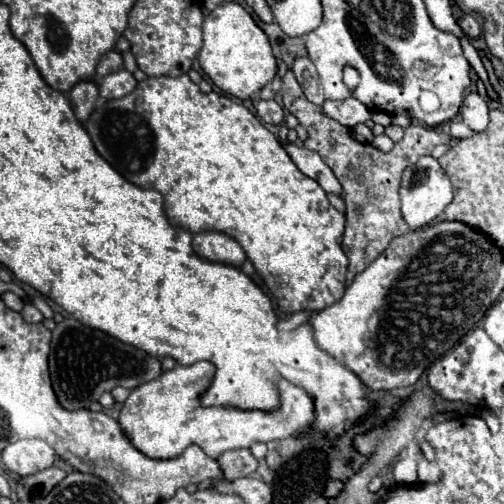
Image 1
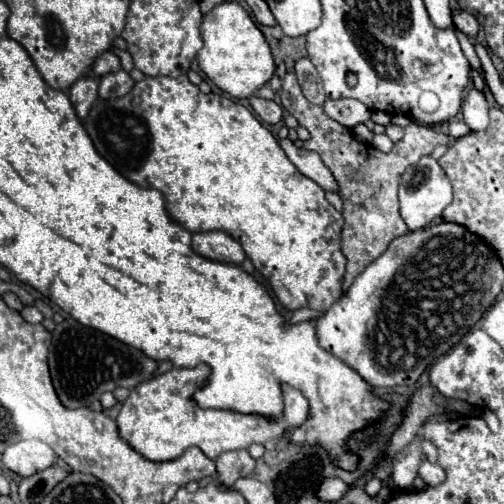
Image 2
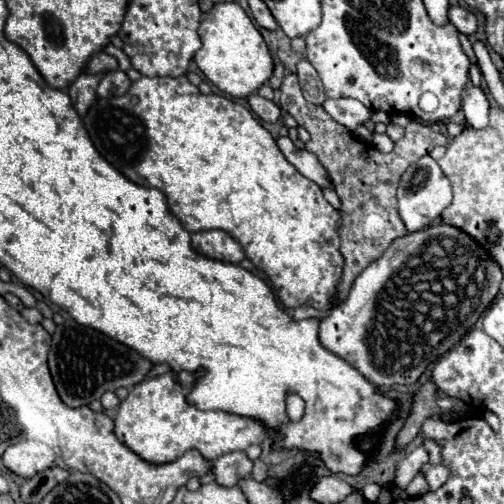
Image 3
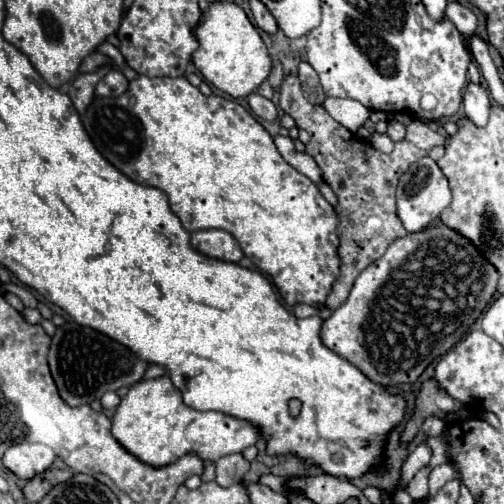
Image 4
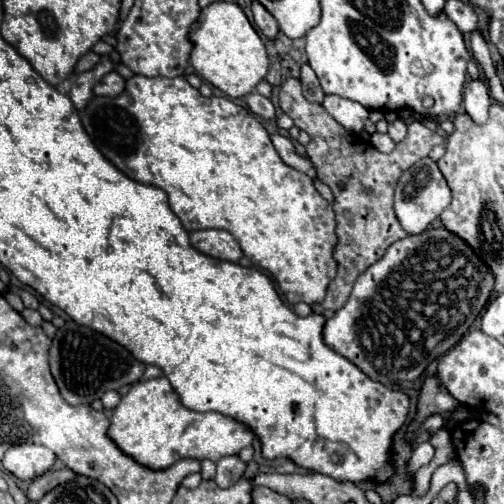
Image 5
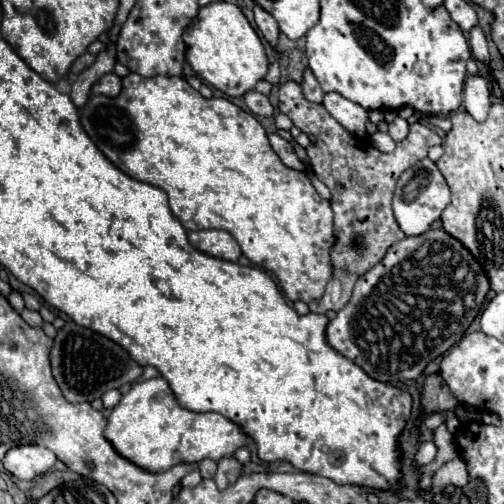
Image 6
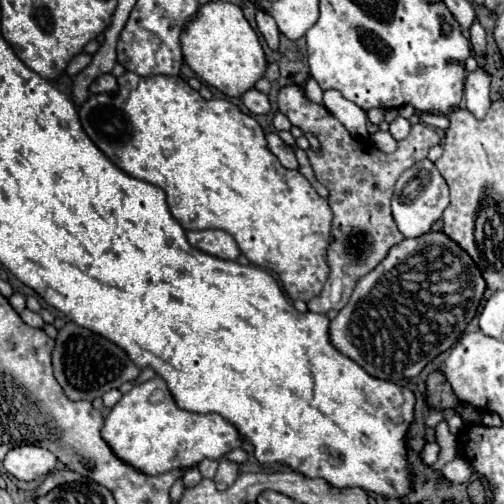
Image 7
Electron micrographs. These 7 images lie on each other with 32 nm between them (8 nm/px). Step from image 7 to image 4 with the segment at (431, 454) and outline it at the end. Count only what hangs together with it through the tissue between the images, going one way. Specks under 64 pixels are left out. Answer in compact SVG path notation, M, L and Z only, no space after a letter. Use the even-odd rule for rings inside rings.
M426 444L416 446L416 450L408 454L408 458L404 460L404 464L402 464L402 468L400 468L400 484L406 486L406 484L412 480L412 476L414 476L422 466L428 464L428 460L430 460L430 448L428 448Z

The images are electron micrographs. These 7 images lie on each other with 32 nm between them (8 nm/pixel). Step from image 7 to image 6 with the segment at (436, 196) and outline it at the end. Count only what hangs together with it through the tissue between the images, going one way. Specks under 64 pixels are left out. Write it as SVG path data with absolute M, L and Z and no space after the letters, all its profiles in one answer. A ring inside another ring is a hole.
M424 158L424 160L418 160L412 168L408 168L400 176L400 180L396 184L392 208L394 208L394 216L400 224L400 228L404 230L404 234L418 236L418 234L424 234L430 228L430 224L440 218L442 210L448 204L450 204L450 190L448 190L444 176L440 174L440 170L436 168L436 164L430 158Z

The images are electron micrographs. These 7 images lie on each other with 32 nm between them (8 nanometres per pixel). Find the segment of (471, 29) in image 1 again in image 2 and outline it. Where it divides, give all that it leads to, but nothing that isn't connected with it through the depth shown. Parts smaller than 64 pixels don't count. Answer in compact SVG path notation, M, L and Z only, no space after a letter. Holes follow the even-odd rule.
M456 10L452 16L454 16L456 28L460 28L466 36L476 36L478 34L478 20L470 12Z

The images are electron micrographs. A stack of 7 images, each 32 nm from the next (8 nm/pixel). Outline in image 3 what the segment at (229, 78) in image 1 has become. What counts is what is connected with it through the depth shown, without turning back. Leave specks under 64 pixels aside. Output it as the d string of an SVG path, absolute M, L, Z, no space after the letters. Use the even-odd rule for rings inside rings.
M220 2L210 12L202 14L198 34L202 38L202 48L196 52L194 60L203 76L229 97L246 98L272 76L274 62L270 50L244 8L236 2Z

